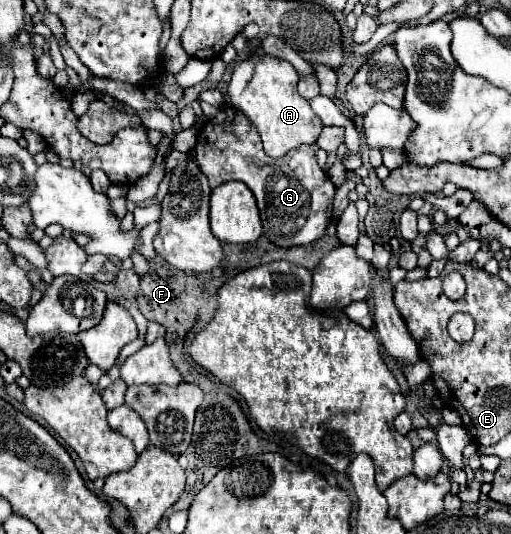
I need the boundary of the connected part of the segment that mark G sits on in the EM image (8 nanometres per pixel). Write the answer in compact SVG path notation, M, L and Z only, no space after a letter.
M232 104L220 106L218 114L198 132L194 146L196 160L202 172L206 172L212 188L230 180L240 180L252 190L260 208L266 238L282 248L306 246L322 238L332 218L336 186L318 166L316 150L318 144L306 144L302 148L294 148L294 152L288 152L284 158L266 156L262 142L258 140L258 132L250 128L246 116L242 116L242 112Z

